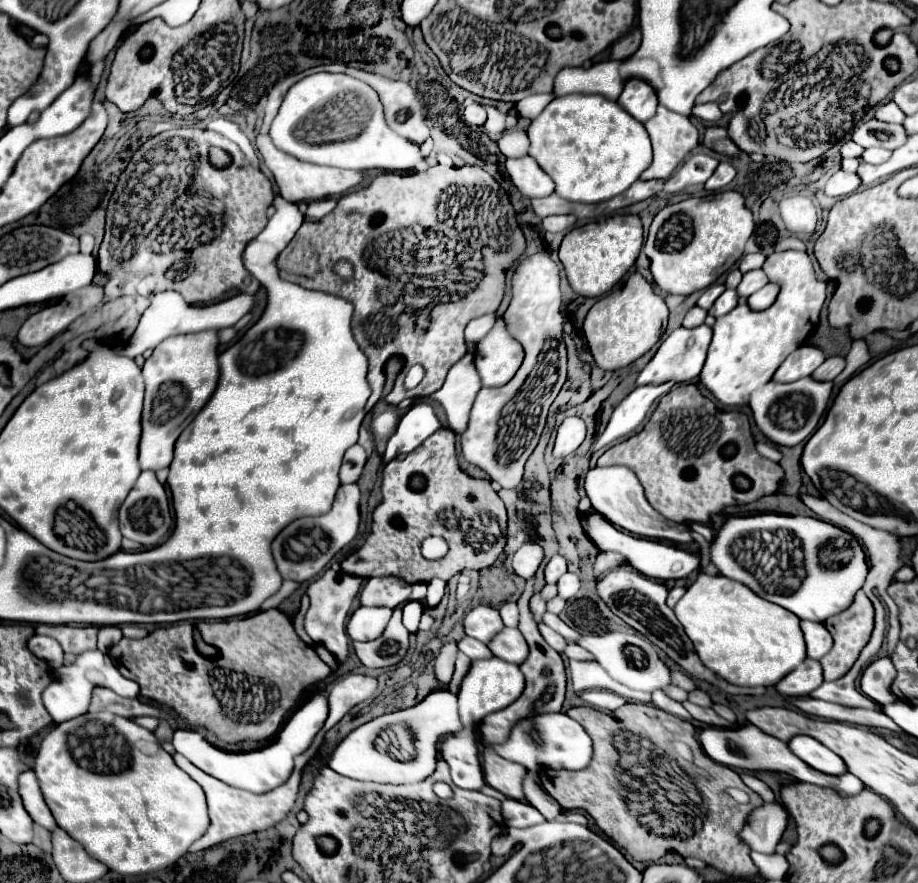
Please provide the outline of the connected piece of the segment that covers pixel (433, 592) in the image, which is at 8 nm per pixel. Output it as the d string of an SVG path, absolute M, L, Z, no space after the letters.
M434 578L432 582L428 582L428 594L424 598L424 604L426 606L436 606L442 600L442 596L444 596L444 588L446 588L444 580Z

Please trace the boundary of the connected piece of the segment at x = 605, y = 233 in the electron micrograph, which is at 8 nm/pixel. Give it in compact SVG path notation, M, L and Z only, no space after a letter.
M616 214L604 222L590 222L586 226L578 226L574 230L570 230L562 244L560 244L560 262L564 264L568 282L572 286L574 292L578 292L580 296L602 296L606 294L636 262L640 248L642 248L642 222L636 214Z

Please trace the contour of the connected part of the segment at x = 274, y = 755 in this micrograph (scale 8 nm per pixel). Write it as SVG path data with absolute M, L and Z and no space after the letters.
M312 694L298 710L294 710L290 720L280 730L280 738L262 750L240 752L240 754L224 752L224 750L212 746L202 734L198 734L194 730L176 730L172 736L172 744L174 744L176 752L186 756L194 766L208 772L210 776L216 776L218 780L222 780L230 786L236 786L240 790L262 794L262 792L270 792L272 788L278 788L280 784L284 784L284 780L288 780L288 776L292 774L292 768L294 768L296 754L302 754L312 744L314 736L324 726L326 716L328 716L328 700L320 694Z

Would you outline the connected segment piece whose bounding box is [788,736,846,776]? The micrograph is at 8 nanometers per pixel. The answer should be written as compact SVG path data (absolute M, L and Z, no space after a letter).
M796 736L788 742L788 746L792 746L792 752L796 752L796 756L800 756L800 760L804 760L814 770L836 776L846 772L844 760L830 748L824 748L824 744L820 744L818 740L812 740L810 736Z

